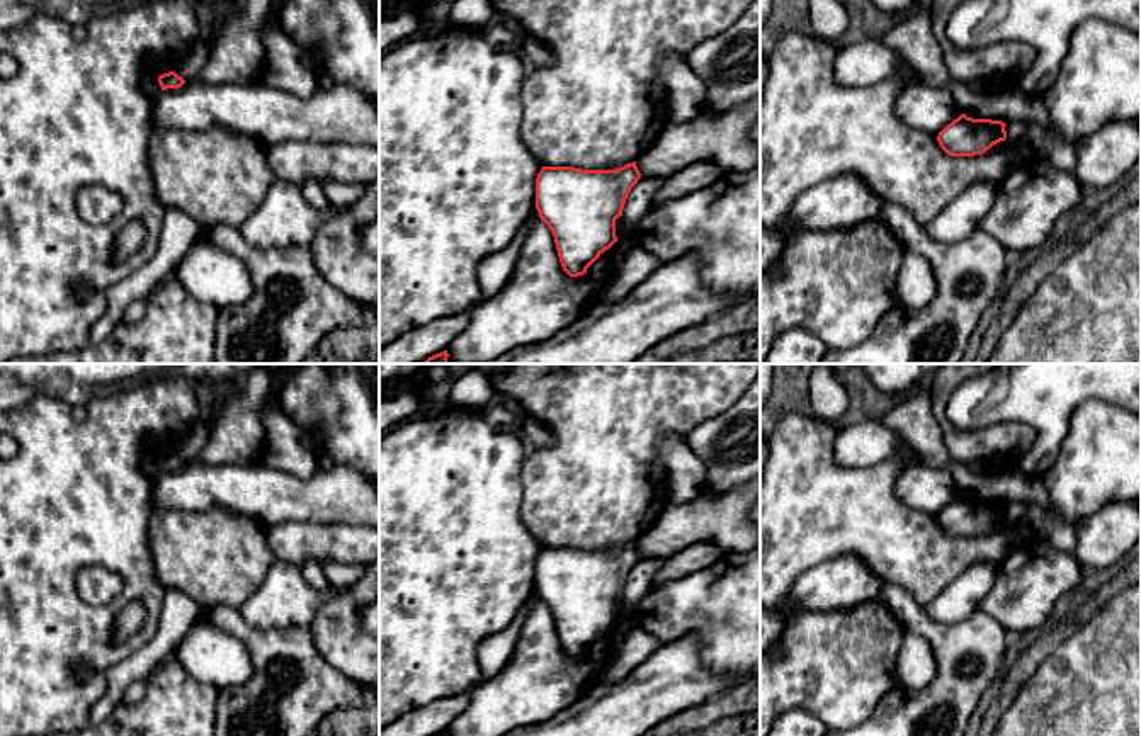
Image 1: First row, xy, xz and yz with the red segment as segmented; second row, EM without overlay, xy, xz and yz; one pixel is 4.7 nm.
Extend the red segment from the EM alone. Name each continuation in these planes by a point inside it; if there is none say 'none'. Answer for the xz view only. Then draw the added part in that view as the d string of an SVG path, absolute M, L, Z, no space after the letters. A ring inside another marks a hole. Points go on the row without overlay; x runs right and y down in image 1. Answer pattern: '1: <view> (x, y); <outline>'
none

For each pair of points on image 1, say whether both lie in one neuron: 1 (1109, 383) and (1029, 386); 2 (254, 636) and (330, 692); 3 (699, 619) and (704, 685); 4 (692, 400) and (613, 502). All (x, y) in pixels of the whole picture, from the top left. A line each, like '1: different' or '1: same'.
1: same
2: same
3: different
4: same

